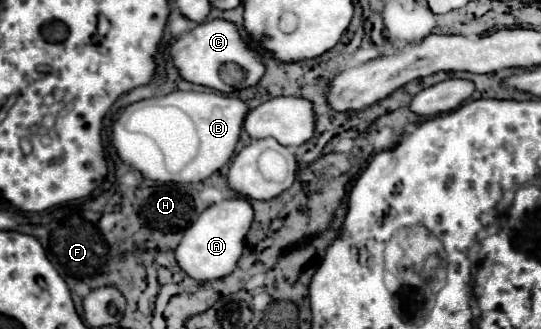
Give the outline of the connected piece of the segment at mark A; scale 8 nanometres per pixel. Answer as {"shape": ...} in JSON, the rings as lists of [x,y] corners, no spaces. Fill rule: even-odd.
{"shape":[[[243,197],[225,199],[223,203],[215,203],[207,207],[199,219],[185,231],[183,241],[175,249],[175,259],[179,267],[193,279],[207,281],[207,279],[219,279],[233,271],[235,263],[241,257],[243,241],[253,223],[253,207]]]}

